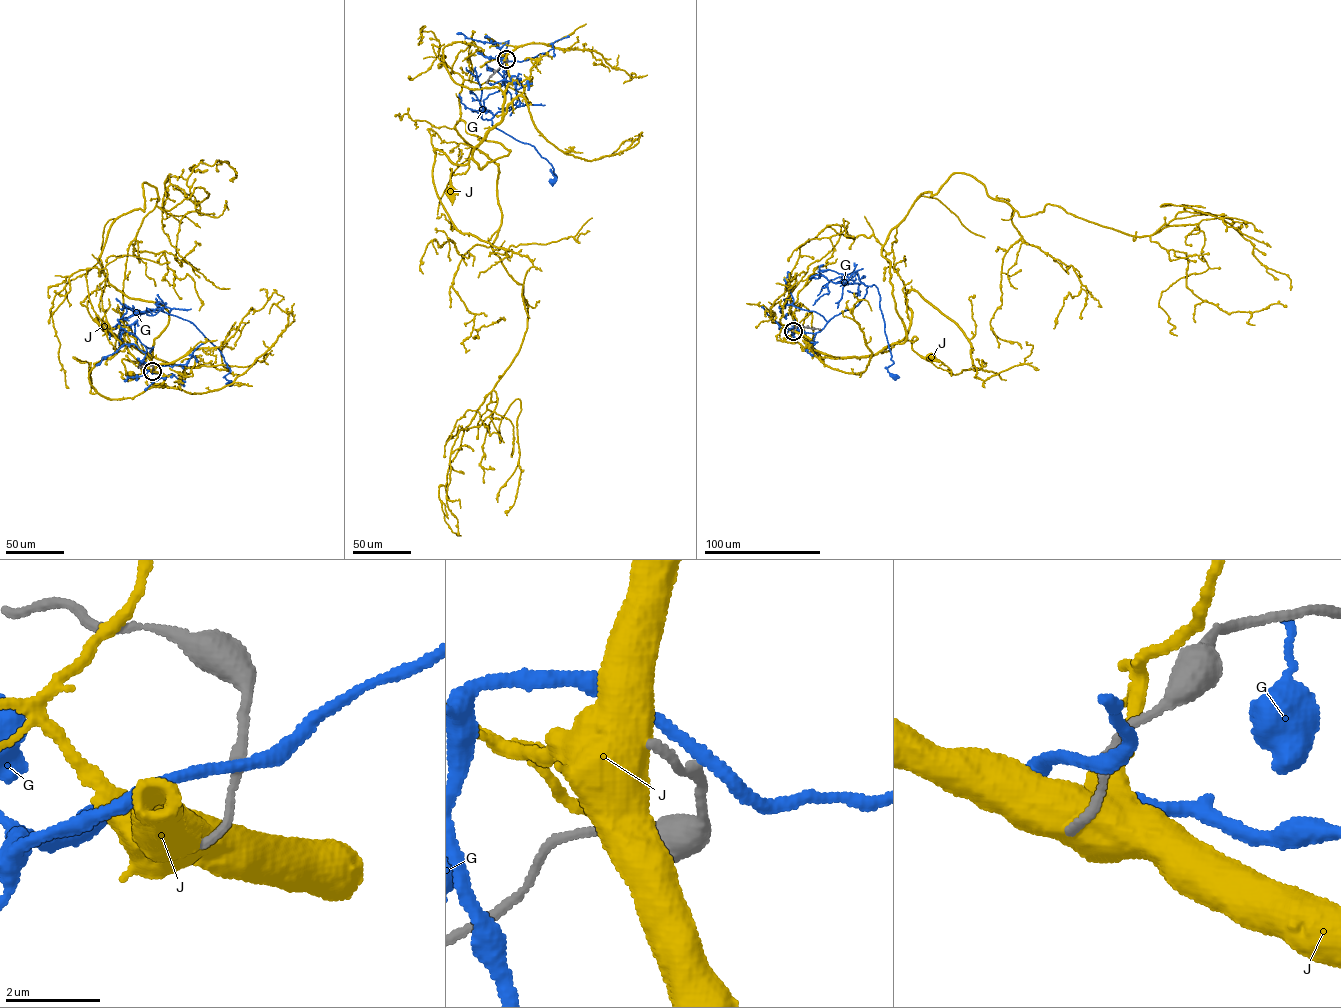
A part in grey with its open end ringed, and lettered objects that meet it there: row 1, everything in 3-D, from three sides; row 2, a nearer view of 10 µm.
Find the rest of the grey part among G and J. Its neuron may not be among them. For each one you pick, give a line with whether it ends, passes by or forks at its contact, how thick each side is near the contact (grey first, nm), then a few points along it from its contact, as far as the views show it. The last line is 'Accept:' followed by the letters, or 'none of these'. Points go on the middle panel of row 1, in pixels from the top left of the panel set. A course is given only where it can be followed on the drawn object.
Accept: none of these

